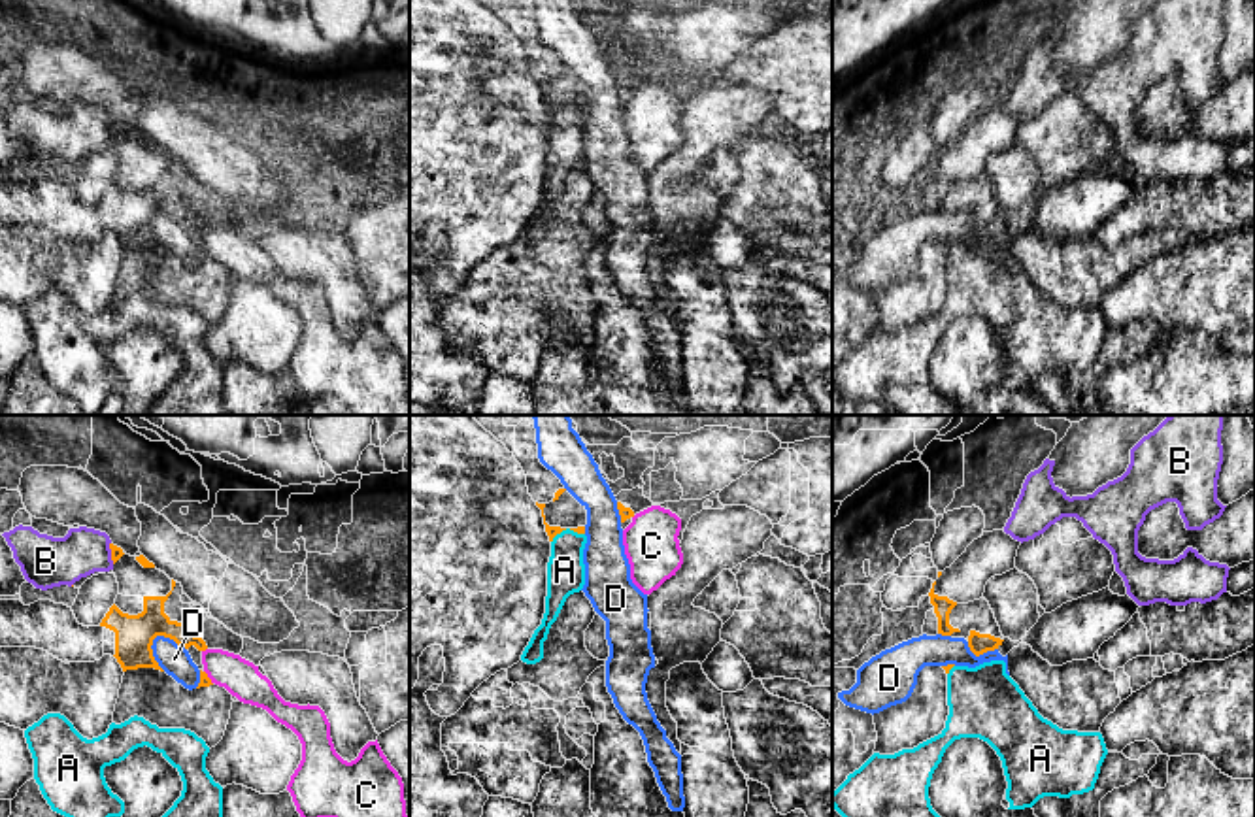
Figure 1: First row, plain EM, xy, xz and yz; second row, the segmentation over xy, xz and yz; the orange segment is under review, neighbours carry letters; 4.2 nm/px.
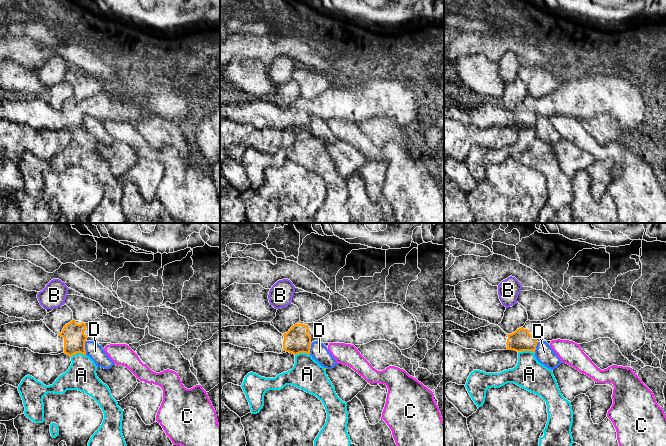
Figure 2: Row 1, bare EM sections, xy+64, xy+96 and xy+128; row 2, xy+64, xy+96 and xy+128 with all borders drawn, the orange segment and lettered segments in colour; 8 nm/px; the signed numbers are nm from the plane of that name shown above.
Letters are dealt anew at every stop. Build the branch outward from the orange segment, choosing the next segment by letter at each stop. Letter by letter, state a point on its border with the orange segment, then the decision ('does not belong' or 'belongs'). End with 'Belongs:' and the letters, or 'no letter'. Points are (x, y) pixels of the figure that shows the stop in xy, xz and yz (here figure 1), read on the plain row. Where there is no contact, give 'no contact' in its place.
A: meets orange in xz at (565, 106); does not belong
B: meets orange in xy at (112, 131); does not belong
C: meets orange in xy at (204, 227); does not belong
D: meets orange in xy at (167, 214); does not belong
Belongs: no letter

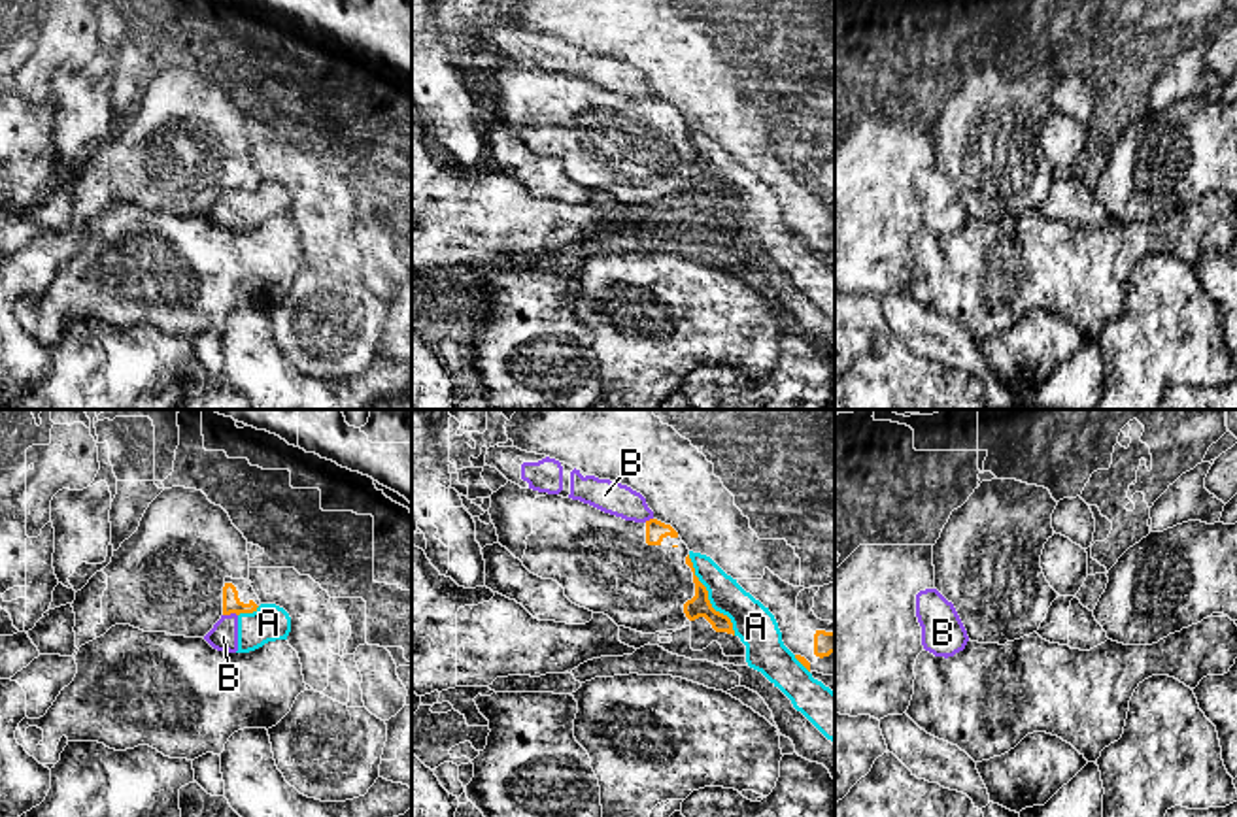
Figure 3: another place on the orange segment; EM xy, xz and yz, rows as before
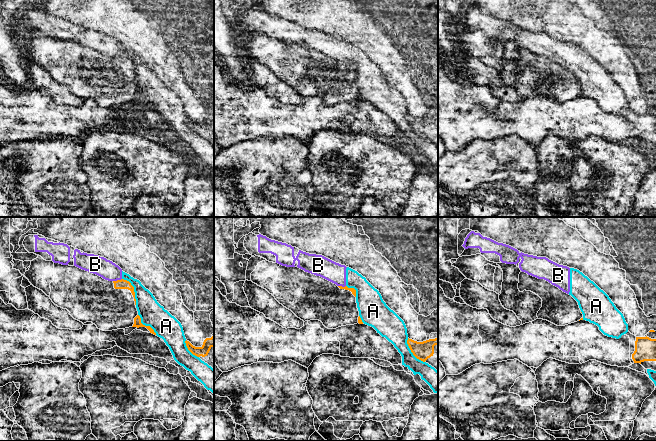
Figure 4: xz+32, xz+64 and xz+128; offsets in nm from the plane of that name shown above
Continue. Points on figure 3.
A: meets orange in xz at (707, 174); does not belong
B: meets orange in xy at (229, 191); does not belong
Belongs: no letter

